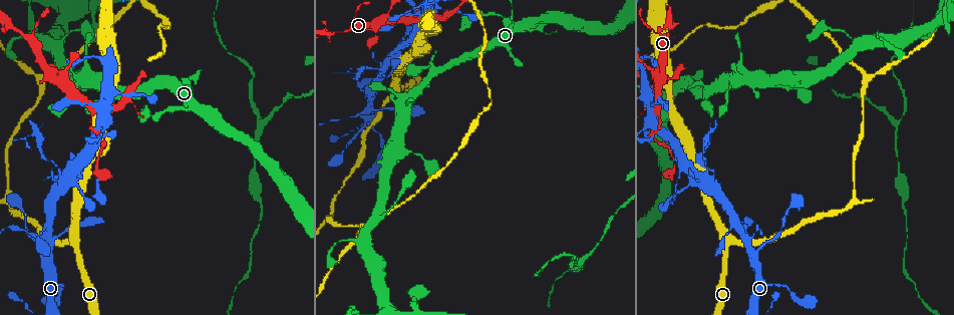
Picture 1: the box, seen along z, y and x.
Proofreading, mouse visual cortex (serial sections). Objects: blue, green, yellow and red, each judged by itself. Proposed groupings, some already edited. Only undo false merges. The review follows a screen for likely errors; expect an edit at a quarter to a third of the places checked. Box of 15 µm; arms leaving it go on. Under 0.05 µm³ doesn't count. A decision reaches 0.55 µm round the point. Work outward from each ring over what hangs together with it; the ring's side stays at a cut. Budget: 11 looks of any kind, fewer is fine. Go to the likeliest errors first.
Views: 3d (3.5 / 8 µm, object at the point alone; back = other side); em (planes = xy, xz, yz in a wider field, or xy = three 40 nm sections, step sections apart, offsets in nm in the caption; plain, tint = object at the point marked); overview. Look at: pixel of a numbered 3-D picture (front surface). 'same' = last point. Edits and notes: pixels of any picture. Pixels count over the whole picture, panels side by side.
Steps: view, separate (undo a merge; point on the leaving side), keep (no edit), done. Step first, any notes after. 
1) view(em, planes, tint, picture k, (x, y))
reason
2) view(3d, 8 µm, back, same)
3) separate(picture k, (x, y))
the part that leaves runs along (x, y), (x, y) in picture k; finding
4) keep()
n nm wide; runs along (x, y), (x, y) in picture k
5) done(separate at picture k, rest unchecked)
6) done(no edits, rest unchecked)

view(3d, 3.5 µm, back, picture 1, (55, 166))
a narrow waist

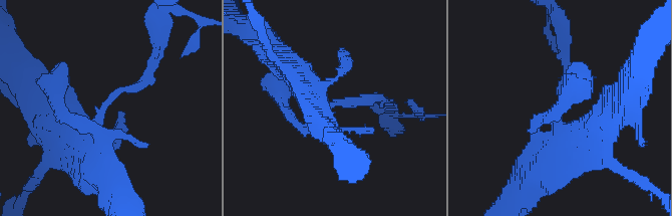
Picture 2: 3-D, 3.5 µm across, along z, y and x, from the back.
view(em, planes, tint, picture 2, (107, 101))
arms of 150, 400 nm

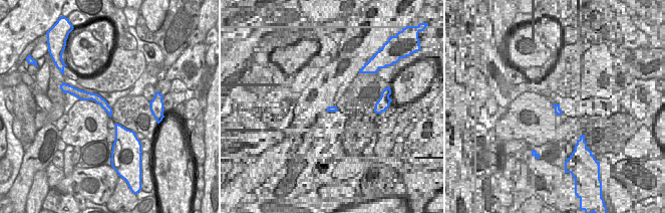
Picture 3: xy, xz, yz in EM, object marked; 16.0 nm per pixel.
separate(picture 2, (143, 84))
the part that leaves runs along (111, 97), (145, 79), (160, 23) in picture 2; two cells meet here

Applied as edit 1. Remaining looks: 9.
view(overview)
redraw

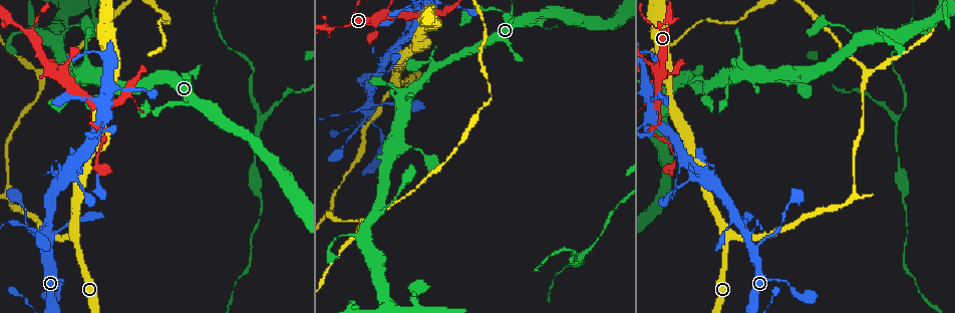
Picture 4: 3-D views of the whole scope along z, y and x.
view(3d, 3.5 µm, picture 4, (330, 27))
a fork

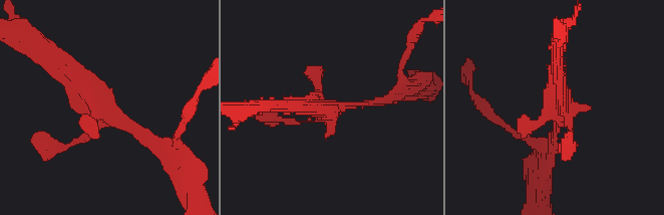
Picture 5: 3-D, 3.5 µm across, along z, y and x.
view(em, xy, step 2, tint, picture 5, (336, 109))

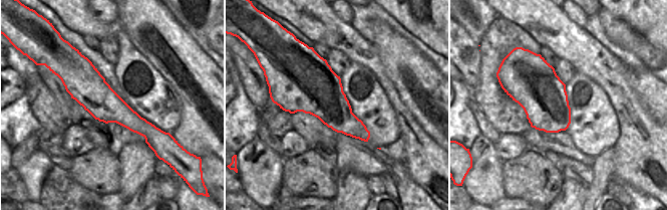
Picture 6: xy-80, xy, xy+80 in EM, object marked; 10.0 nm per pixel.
keep()
runs along (85, 60), (85, 76), (148, 141) in picture 6; one cell here

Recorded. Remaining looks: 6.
view(3d, 3.5 µm, picture 4, (61, 76))
four or more arms meet

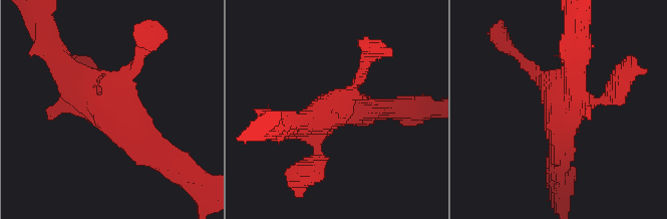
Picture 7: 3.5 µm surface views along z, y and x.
view(em, planes, tint, picture 7, (563, 115))
4 arms; arms of 200, 200, 350, 400 nm

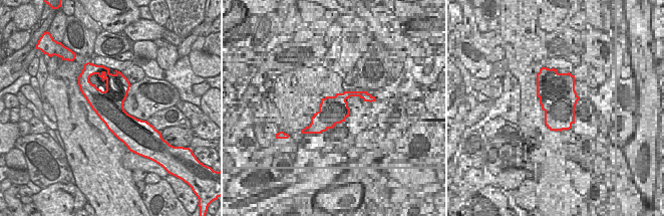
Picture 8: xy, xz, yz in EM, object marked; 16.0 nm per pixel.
keep()
continuous, no second cell

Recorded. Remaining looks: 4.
view(3d, 3.5 µm, picture 4, (105, 129))
abrupt turn

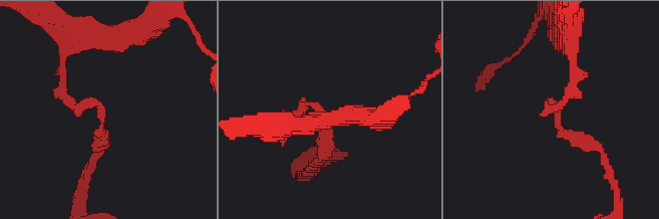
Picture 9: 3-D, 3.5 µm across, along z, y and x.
view(em, xy, step 1, tint, picture 9, (94, 104))
arms of 150, 200 nm; shape alone is not enough

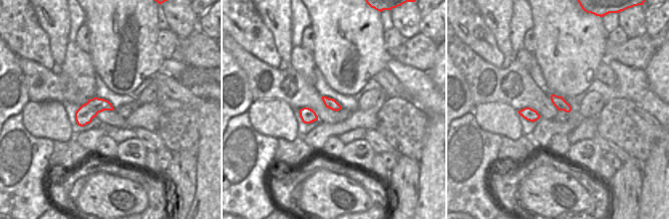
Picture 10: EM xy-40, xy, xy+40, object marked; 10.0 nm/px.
view(em, xy, step 5, tint, same)

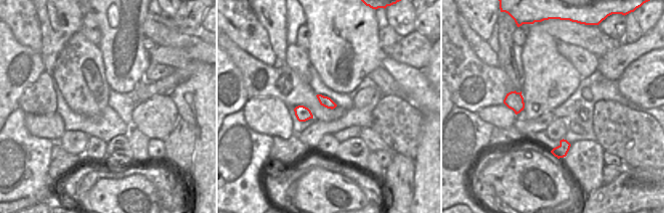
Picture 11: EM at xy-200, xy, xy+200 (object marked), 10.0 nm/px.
keep()
runs along (63, 75), (66, 100), (100, 110), (100, 144) in picture 9; continuous, no second cell

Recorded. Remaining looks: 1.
done(separate at picture 2, rest unchecked)

